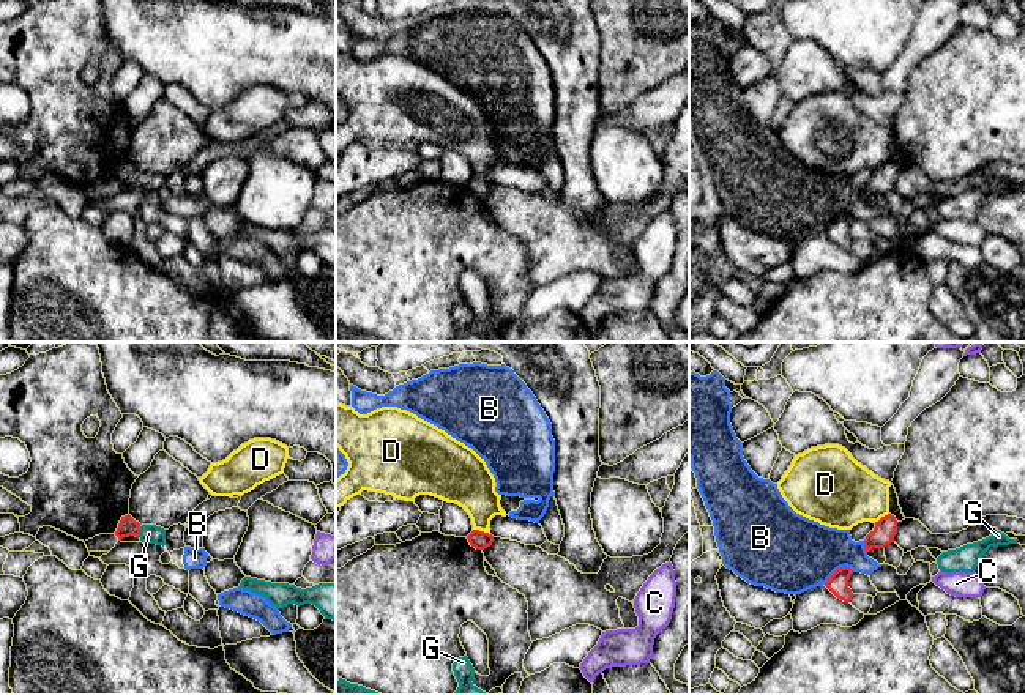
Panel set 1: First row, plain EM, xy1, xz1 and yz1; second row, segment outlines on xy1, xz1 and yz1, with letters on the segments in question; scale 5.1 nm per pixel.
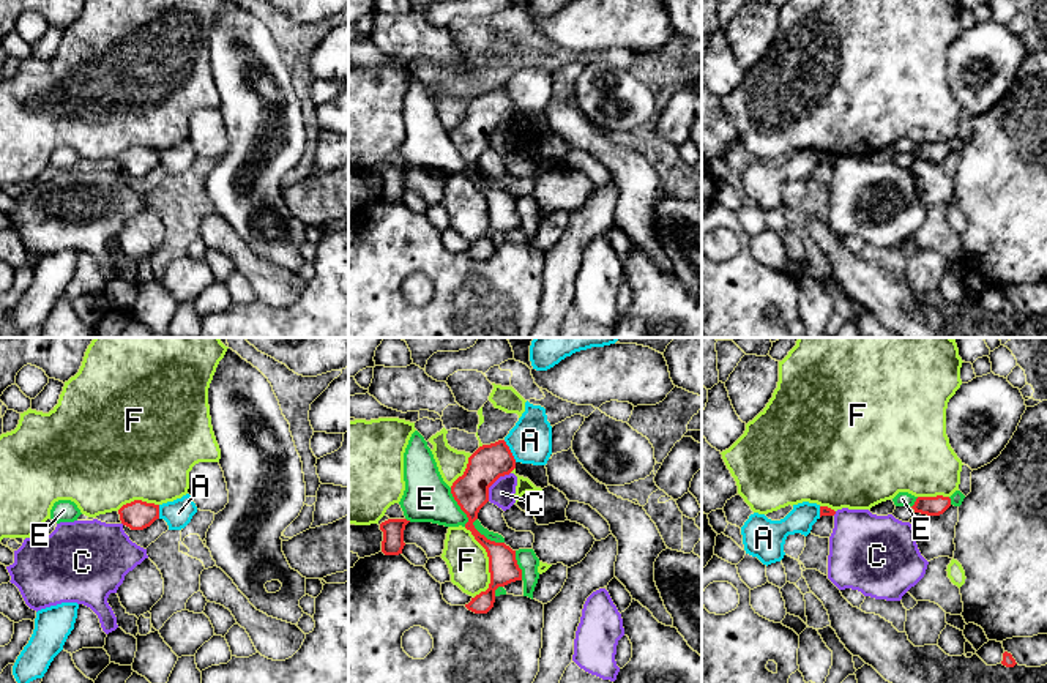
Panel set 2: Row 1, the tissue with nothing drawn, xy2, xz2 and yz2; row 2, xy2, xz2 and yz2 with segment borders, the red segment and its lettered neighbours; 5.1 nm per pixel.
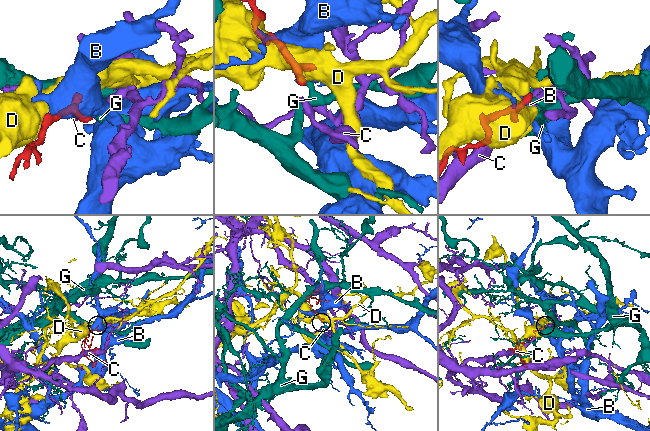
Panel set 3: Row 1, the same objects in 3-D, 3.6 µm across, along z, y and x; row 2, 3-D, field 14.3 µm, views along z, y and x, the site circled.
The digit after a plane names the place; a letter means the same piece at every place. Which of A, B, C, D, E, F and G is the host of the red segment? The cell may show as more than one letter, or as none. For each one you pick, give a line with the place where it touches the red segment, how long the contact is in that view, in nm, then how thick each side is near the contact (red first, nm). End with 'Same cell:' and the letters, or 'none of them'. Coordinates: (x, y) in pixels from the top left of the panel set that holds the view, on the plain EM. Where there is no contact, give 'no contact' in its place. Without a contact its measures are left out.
G: contact xy1 (139, 178); length 60 nm; calibres 100 and 100 nm
Same cell: G

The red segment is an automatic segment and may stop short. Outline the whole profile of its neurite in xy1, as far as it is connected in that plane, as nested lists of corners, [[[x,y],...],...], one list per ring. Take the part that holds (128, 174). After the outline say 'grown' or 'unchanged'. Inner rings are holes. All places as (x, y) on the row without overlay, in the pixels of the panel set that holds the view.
[[[129,161],[121,164],[115,178],[118,188],[123,184],[136,183],[144,191],[166,192],[166,177],[156,172],[140,172]]]; grown

